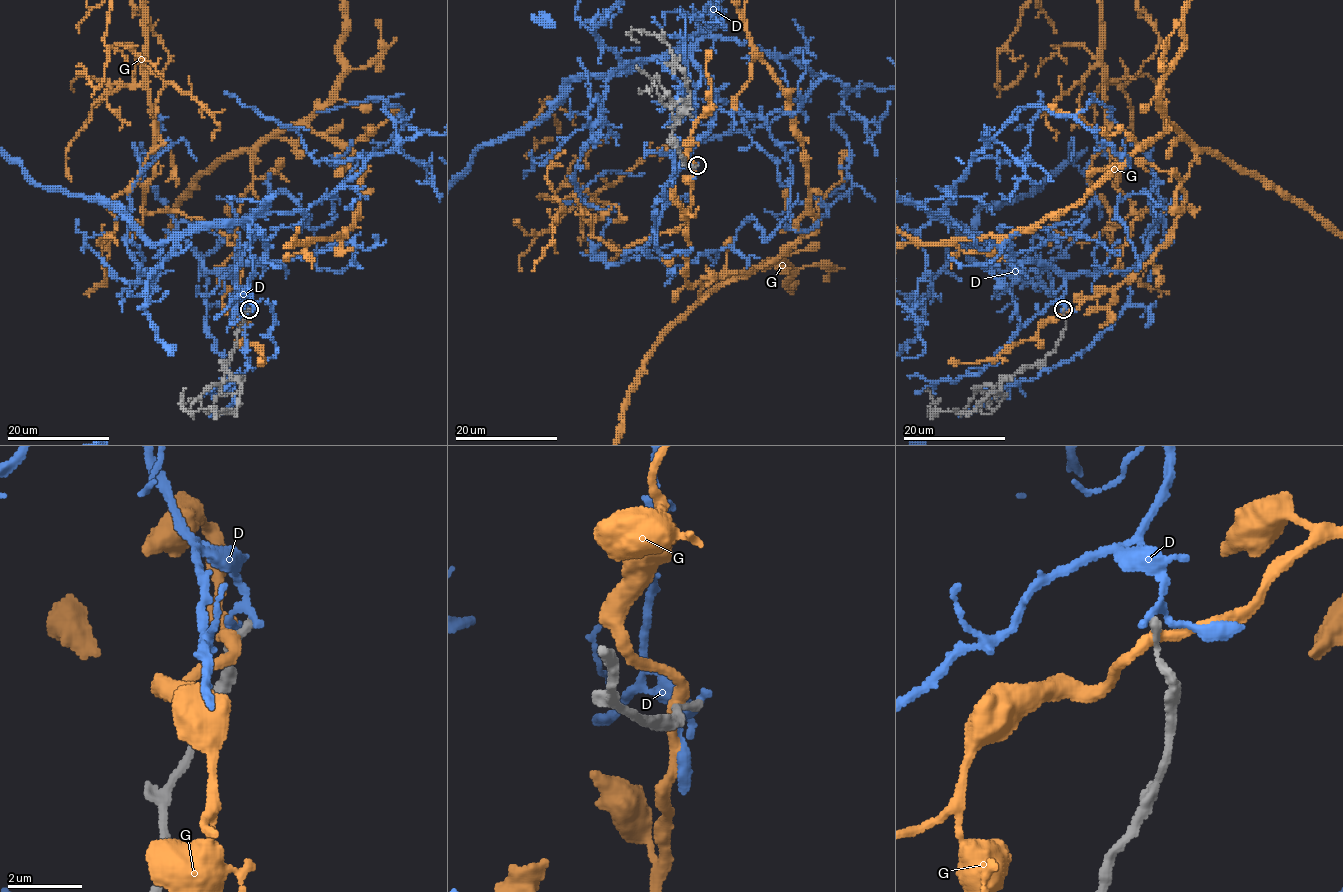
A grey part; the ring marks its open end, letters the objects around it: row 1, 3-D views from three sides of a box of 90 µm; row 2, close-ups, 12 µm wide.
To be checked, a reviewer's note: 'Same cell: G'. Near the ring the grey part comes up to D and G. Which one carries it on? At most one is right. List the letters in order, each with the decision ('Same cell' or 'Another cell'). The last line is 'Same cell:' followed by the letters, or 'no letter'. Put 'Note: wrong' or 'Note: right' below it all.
D: Another cell
G: Another cell
Same cell: no letter
Note: wrong

